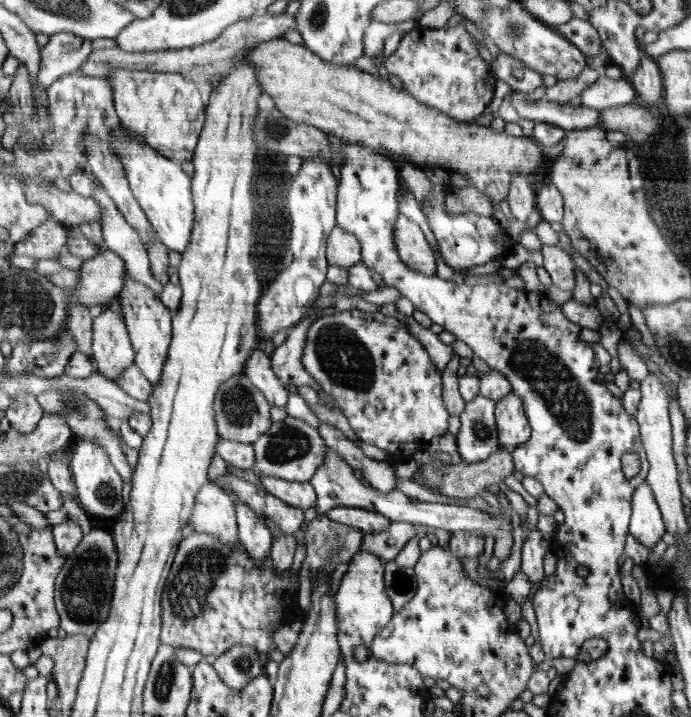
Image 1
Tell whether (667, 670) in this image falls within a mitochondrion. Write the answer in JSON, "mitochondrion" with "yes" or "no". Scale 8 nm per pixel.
{"mitochondrion":"no"}

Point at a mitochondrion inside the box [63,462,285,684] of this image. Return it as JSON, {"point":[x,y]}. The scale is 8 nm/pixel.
{"point":[204,565]}

